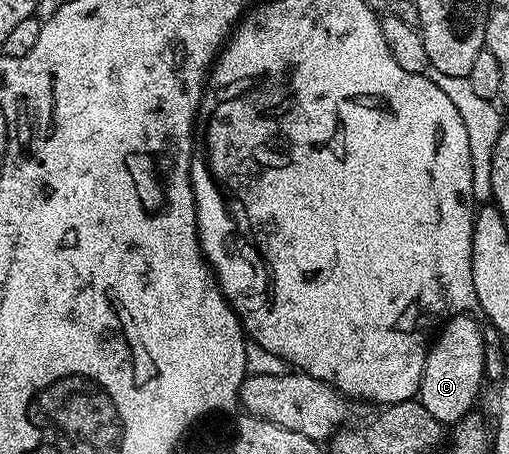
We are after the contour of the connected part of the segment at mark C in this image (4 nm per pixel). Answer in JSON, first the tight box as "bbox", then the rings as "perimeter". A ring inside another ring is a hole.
{"bbox":[418,315,484,425],"perimeter":[[[454,315],[439,328],[428,348],[426,369],[422,373],[418,392],[420,403],[430,417],[445,425],[455,425],[471,412],[468,410],[475,405],[484,383],[484,335],[470,315]]]}

